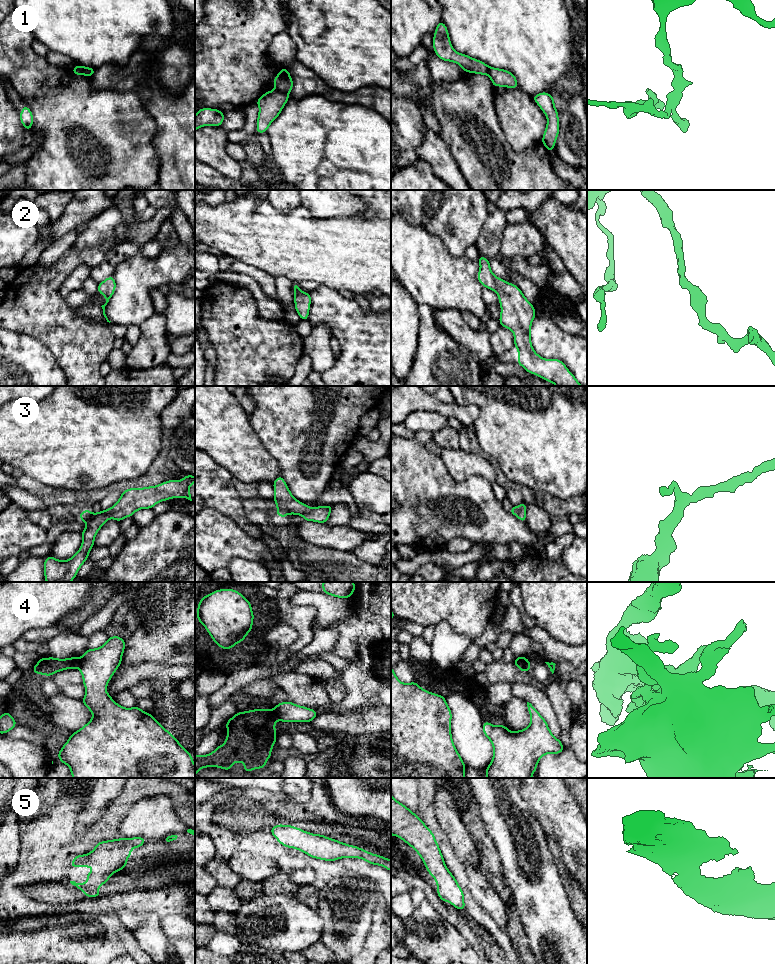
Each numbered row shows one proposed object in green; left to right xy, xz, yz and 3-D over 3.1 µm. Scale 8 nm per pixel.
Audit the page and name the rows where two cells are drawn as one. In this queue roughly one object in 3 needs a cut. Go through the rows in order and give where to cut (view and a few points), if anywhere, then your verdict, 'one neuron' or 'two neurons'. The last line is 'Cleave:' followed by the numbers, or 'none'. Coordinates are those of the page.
1: xz (276, 89), (287, 94) | two neurons
2: no cut | one neuron
3: no cut | one neuron
4: xy (78, 659), (79, 667) | two neurons
5: no cut | one neuron
Cleave: 1, 4

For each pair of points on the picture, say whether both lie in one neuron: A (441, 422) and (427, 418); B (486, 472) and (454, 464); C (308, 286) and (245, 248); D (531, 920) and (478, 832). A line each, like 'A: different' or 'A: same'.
A: same
B: same
C: different
D: different

